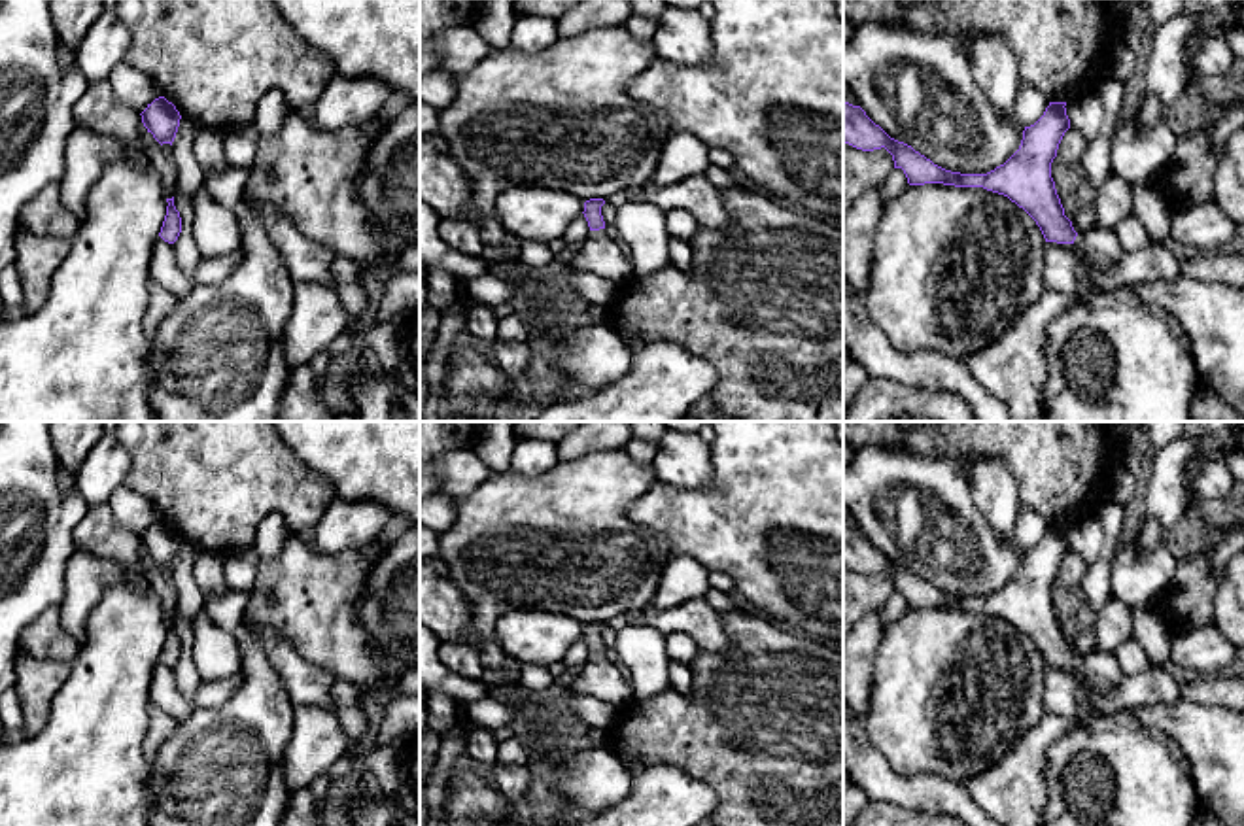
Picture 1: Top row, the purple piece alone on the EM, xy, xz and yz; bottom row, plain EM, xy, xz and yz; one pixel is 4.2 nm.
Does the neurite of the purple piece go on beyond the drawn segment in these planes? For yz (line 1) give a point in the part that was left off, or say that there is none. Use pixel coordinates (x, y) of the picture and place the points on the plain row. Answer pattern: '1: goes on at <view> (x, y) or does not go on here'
1: goes on at yz (1095, 670)

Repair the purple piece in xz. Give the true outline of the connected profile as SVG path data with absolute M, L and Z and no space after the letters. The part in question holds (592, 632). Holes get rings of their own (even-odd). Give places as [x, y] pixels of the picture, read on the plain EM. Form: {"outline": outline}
{"outline": "M603 622L584 626L584 641L590 650L590 660L563 680L565 688L594 696L607 703L630 705L633 690L630 680L607 660L601 639Z"}

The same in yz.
{"outline": "M843 524L843 565L873 575L885 571L902 592L909 609L943 607L955 611L983 611L1008 620L1040 650L1045 665L1072 667L1081 688L1112 692L1121 677L1115 652L1089 650L1076 656L1051 601L1051 586L1070 552L1066 525L1049 525L1044 539L1025 550L1019 573L987 597L960 597L934 588L911 569L890 561L860 529Z"}

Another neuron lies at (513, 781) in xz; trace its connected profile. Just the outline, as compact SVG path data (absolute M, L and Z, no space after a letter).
M495 762L490 783L512 803L526 798L531 775L527 766Z

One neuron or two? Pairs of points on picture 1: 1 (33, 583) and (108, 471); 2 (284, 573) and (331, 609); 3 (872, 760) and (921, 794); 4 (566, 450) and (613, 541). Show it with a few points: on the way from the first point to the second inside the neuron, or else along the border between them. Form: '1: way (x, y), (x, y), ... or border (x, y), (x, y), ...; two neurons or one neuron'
1: border (74, 486), (89, 509); two neurons
2: way (295, 585), (320, 609); one neuron
3: way (883, 774), (902, 792), (908, 792); one neuron
4: border (613, 448), (560, 462); two neurons

